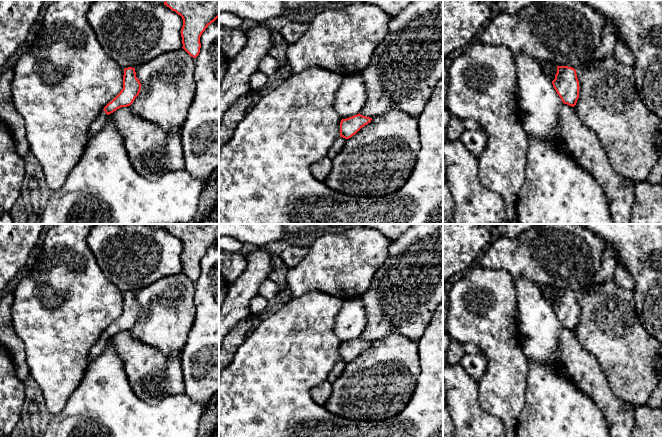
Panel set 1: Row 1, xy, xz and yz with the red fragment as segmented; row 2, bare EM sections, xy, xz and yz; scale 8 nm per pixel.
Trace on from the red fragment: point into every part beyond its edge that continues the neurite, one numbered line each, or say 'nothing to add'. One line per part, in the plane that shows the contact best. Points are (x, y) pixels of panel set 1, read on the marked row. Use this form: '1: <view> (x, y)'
nothing to add

